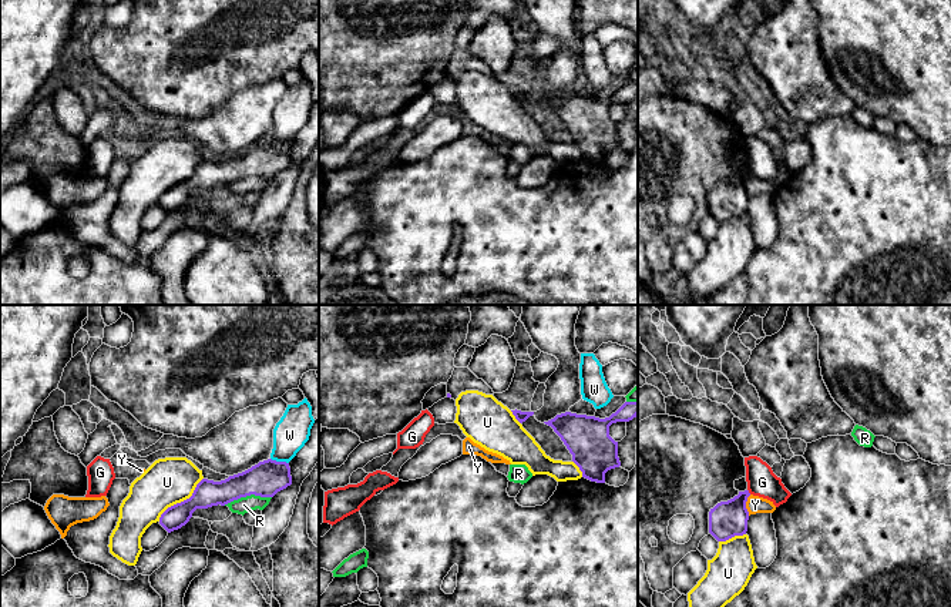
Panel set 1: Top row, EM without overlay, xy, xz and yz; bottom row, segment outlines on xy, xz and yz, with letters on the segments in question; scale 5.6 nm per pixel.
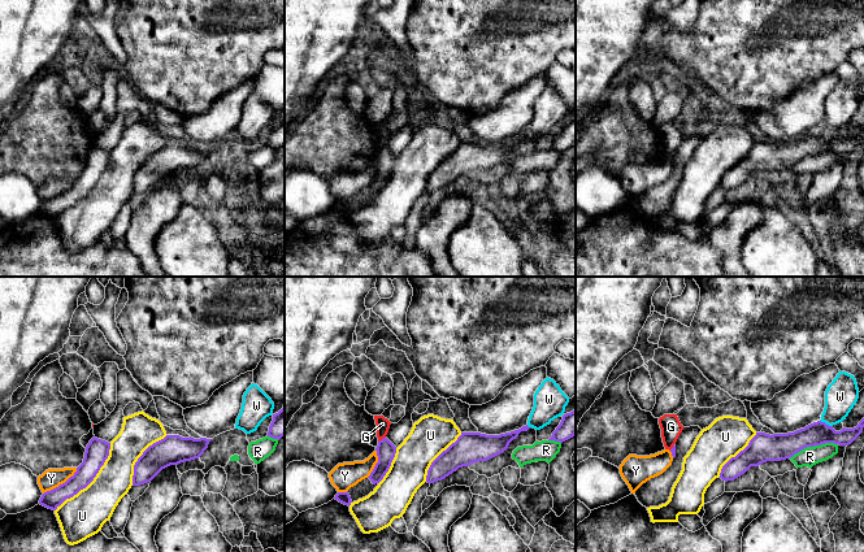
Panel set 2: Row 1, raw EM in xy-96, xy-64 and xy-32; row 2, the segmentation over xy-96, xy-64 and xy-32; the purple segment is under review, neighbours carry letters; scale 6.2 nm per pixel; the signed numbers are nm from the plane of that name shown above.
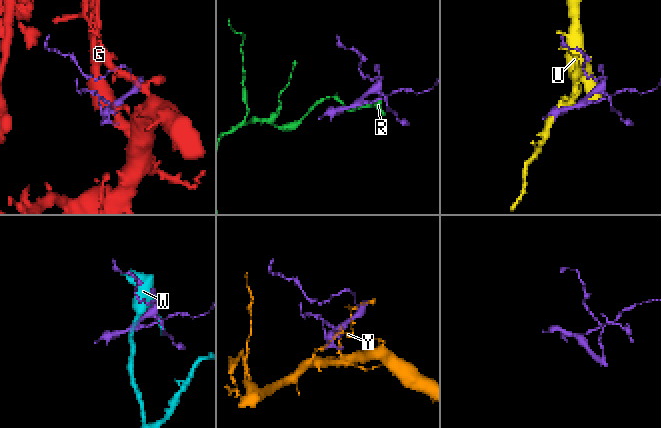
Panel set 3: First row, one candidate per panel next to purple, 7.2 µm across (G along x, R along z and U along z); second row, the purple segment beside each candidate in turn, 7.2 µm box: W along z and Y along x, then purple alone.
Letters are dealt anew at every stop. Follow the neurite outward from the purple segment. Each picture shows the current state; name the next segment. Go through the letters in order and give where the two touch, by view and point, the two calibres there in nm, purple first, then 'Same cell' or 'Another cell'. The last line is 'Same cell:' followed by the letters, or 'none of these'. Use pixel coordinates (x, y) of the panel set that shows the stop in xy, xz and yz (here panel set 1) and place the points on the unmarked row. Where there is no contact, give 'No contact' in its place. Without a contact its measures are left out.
G: Touches purple at yz (748, 173). Thickness 200 nm (purple) against 170 nm. Another cell
R: Touches purple at xy (247, 175). Thickness 200 nm (purple) against 90 nm. Another cell
U: Touches purple at xy (181, 183). Thickness 150 nm (purple) against 260 nm. Another cell
W: Touches purple at xy (279, 143). Thickness 200 nm (purple) against 200 nm. Another cell
Y: Touches purple at yz (745, 185). Thickness 200 nm (purple) against 100 nm. Another cell
Same cell: none of these

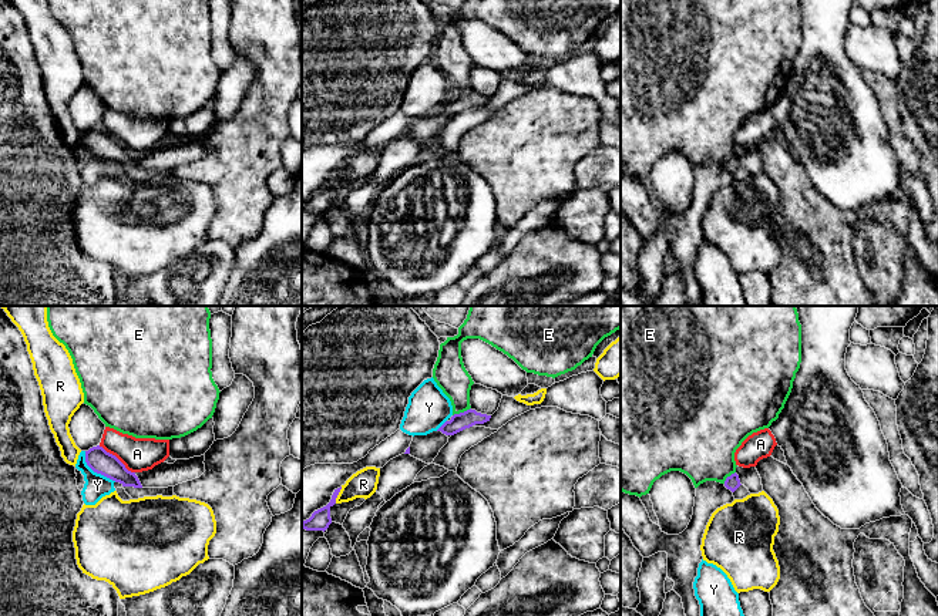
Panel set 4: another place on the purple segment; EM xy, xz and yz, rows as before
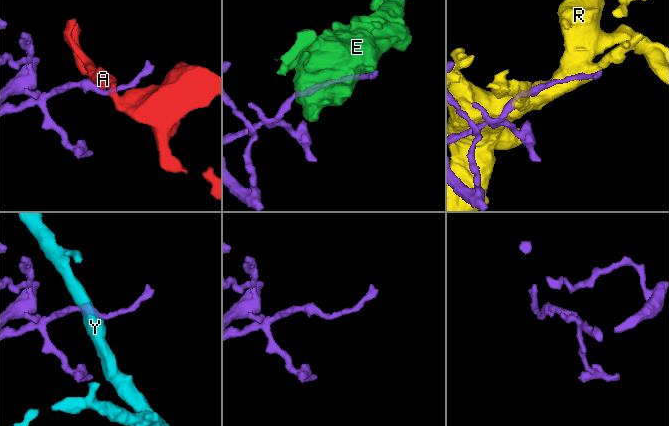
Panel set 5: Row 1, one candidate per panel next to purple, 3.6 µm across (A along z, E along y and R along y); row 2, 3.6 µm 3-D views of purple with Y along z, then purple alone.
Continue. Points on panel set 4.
A: Touches purple at xy (117, 140). Thickness 140 nm (purple) against 190 nm. Another cell
E: Touches purple at xz (461, 94). Thickness 100 nm (purple) against 190 nm. Another cell
R: Touches purple at xz (338, 175). Thickness 120 nm (purple) against 160 nm. Another cell
Y: Touches purple at xy (96, 152). Thickness 140 nm (purple) against 140 nm. Another cell
Same cell: none of these

